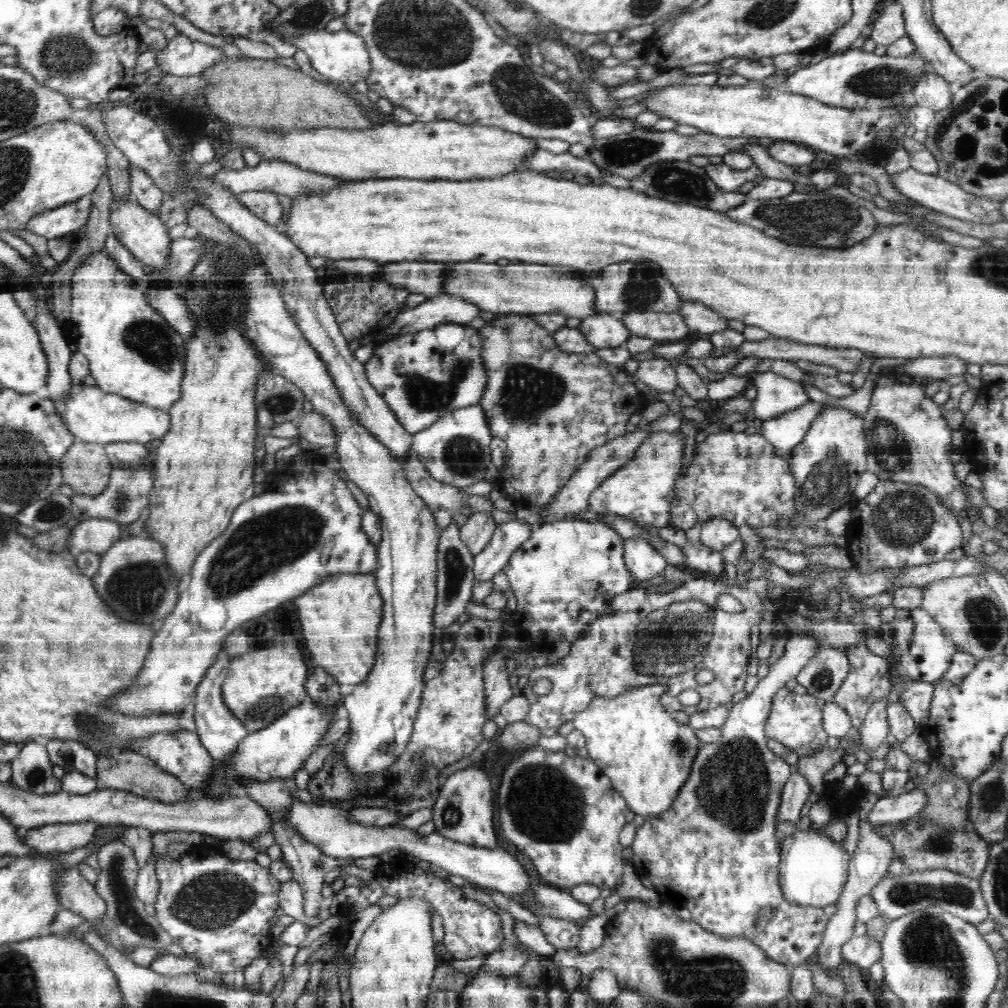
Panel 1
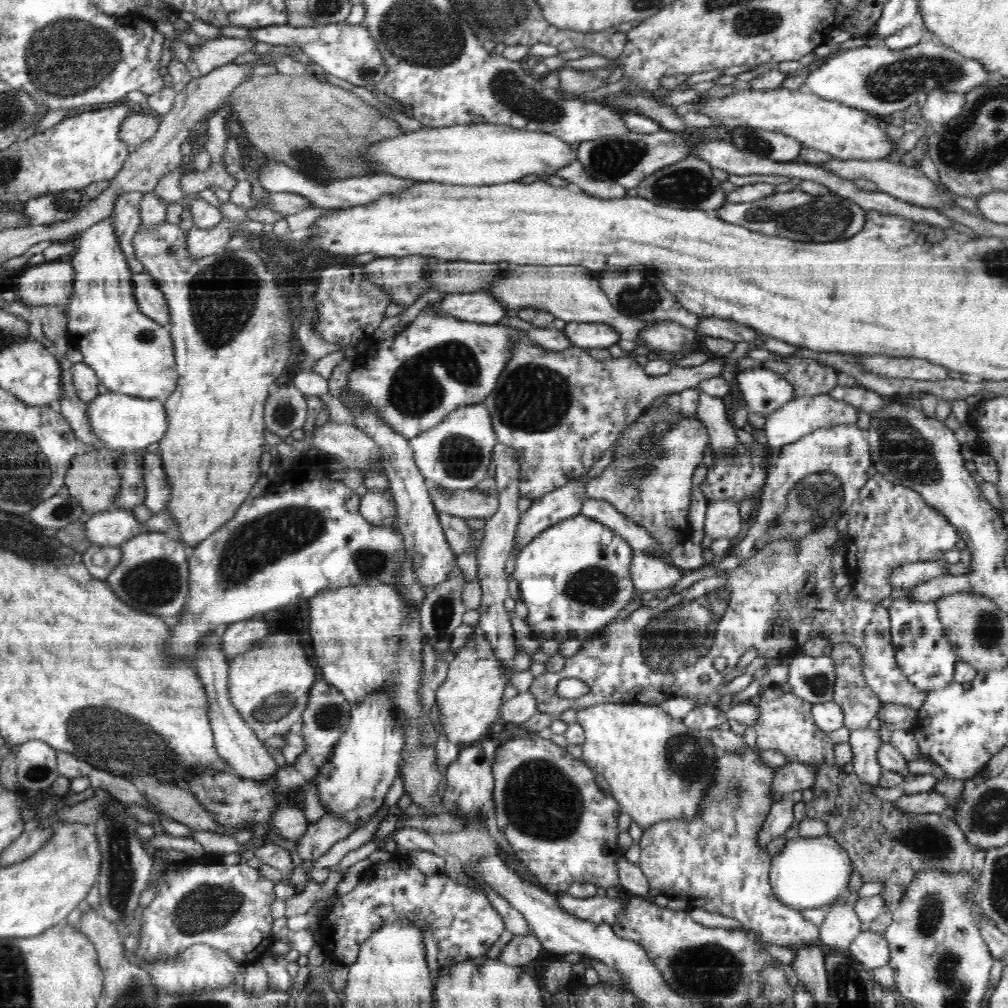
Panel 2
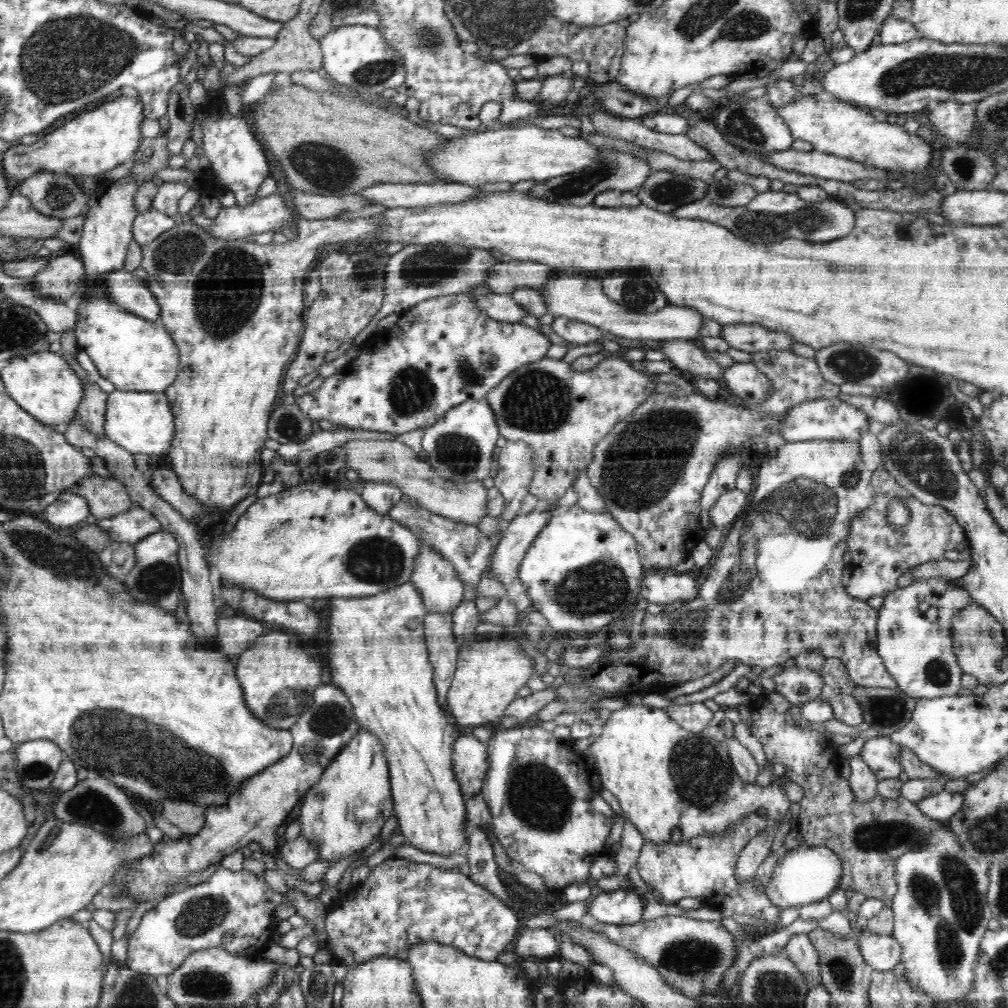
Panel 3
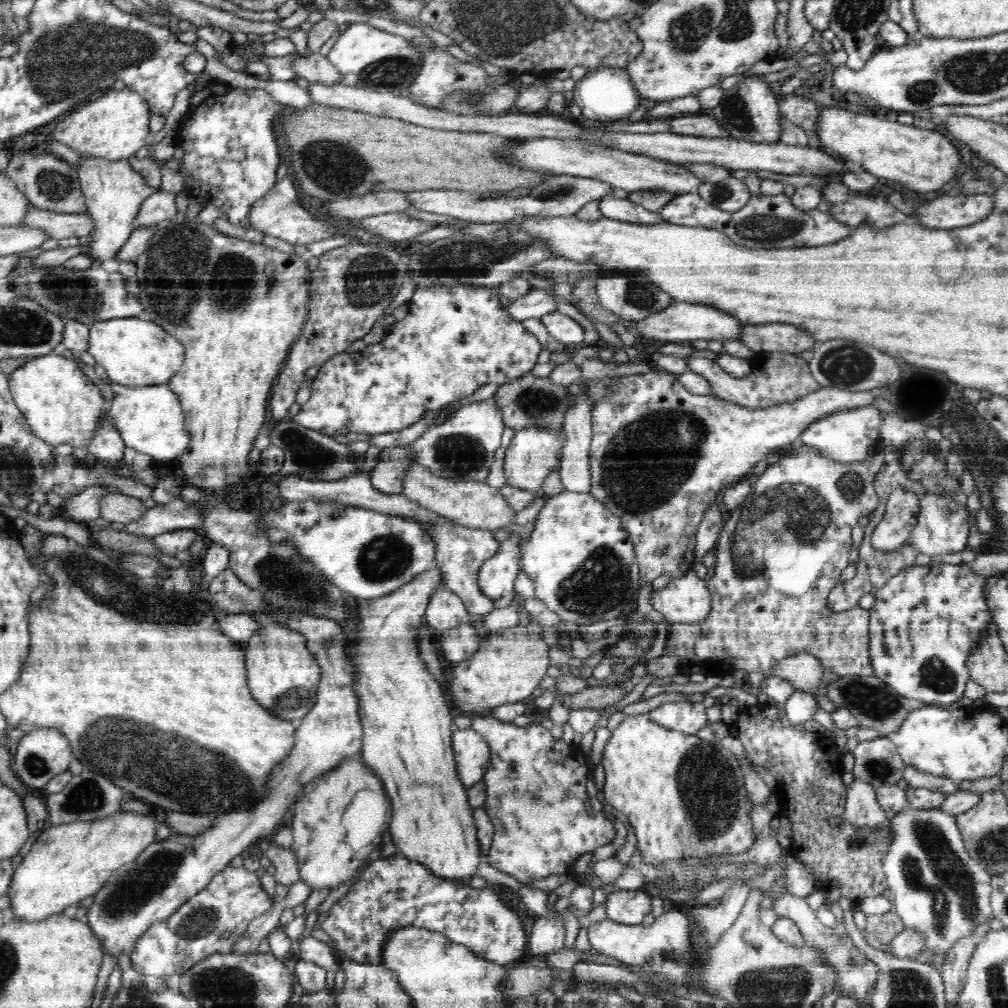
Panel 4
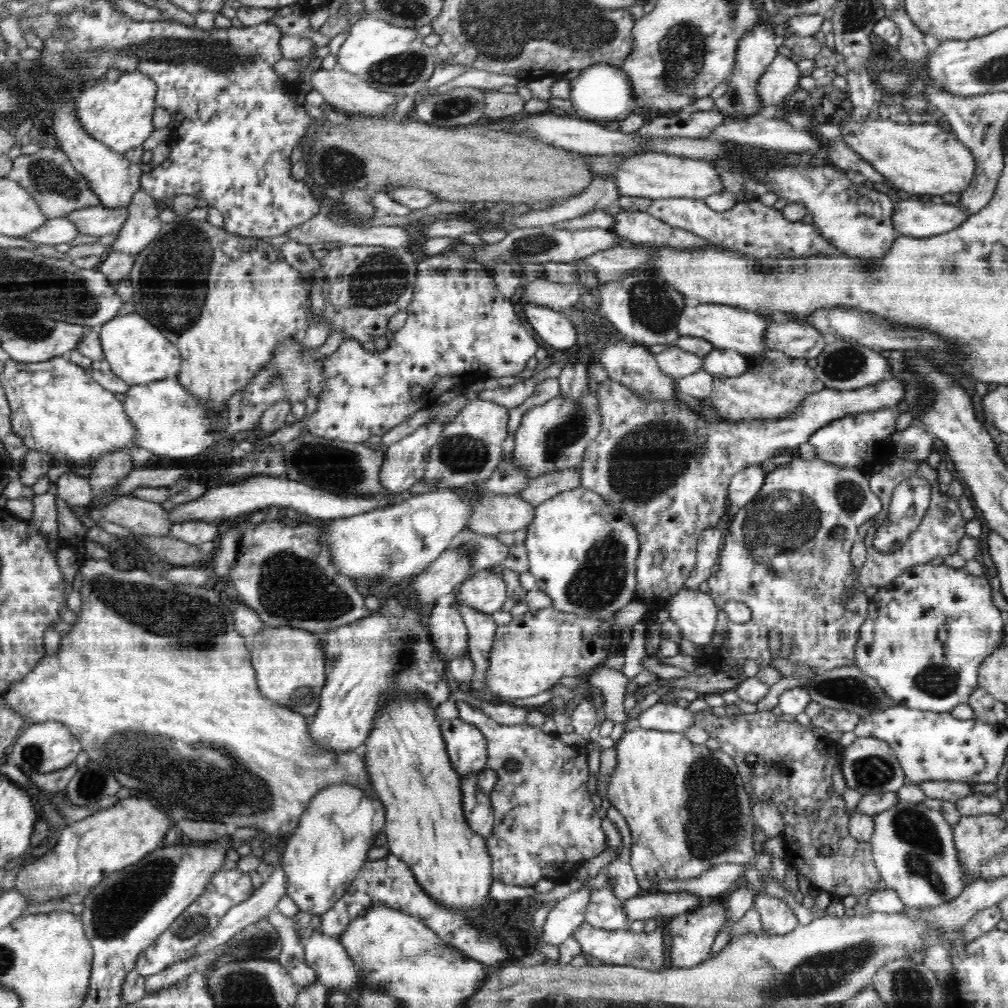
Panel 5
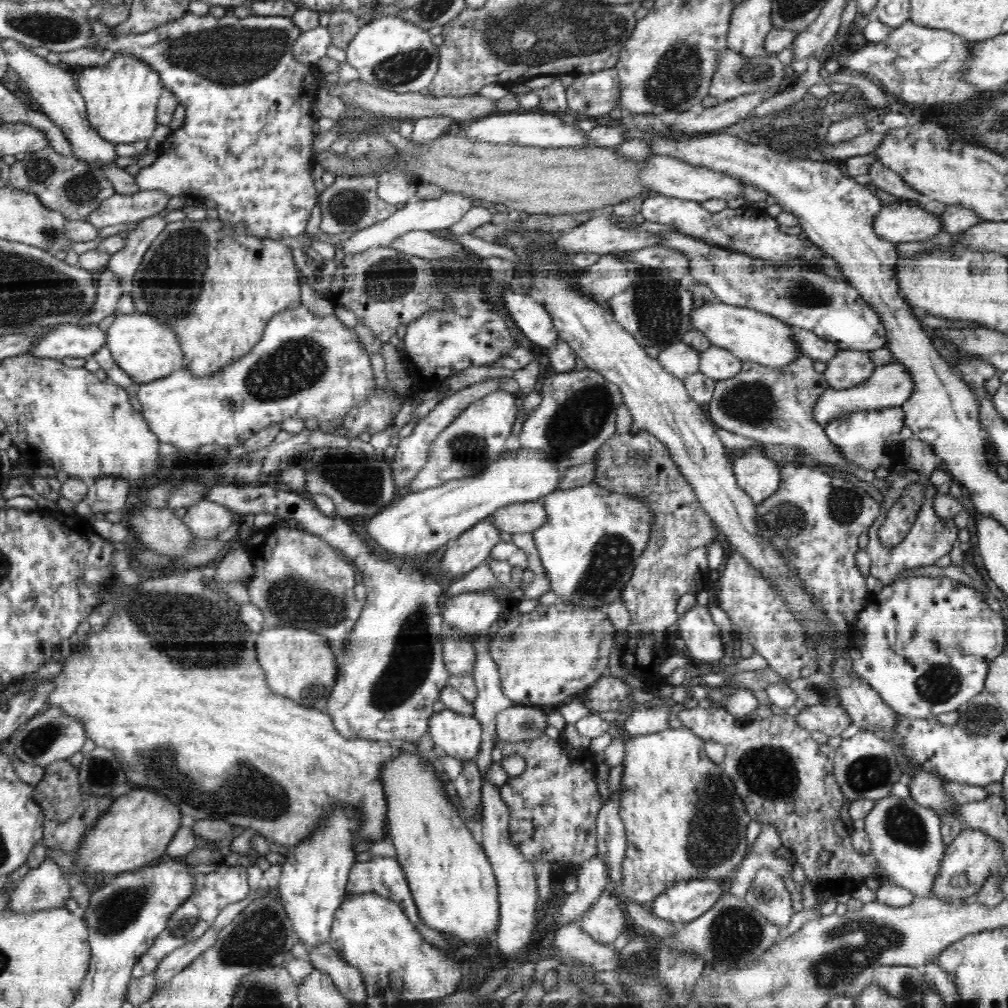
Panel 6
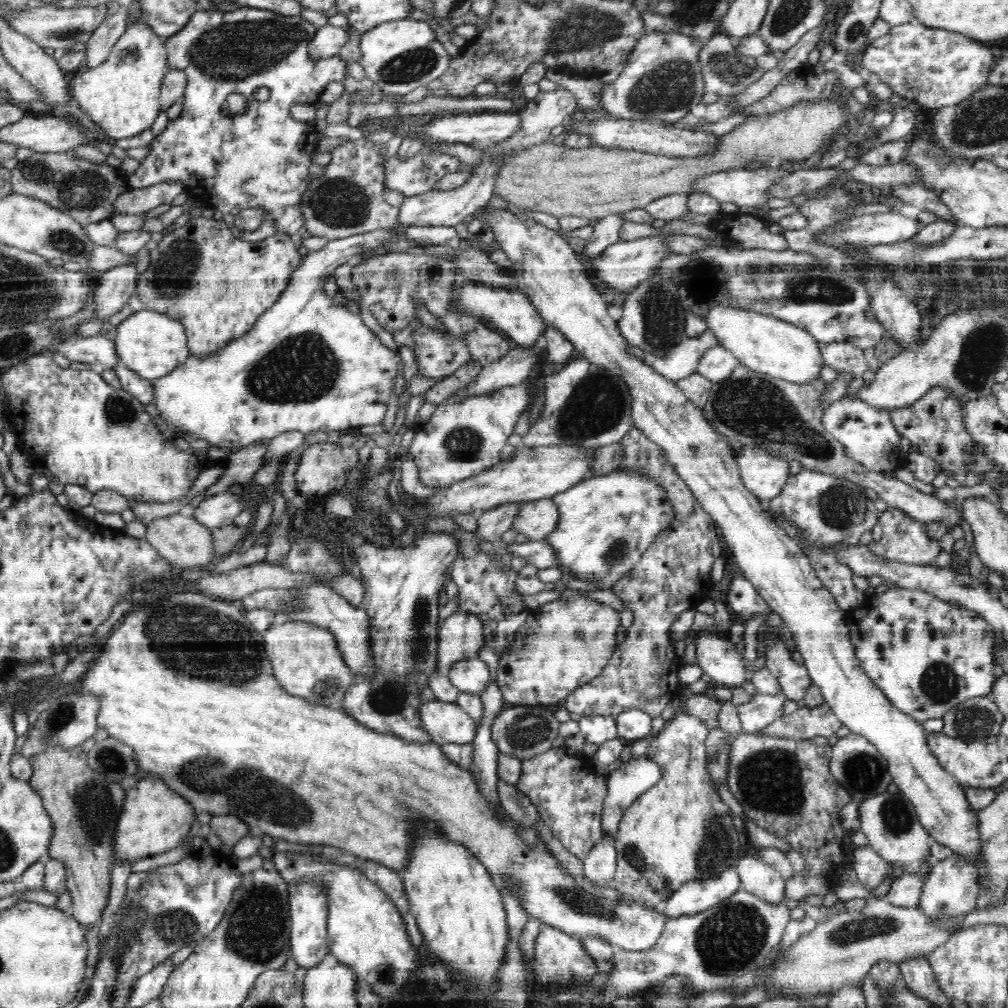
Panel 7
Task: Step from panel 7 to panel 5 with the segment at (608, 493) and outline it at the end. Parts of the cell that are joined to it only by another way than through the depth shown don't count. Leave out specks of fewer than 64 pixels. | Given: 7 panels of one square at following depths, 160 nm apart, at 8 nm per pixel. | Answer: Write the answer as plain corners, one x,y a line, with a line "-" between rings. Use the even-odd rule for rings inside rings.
580,486
538,504
534,520
527,526
524,543
528,549
529,572
536,577
538,589
548,594
553,607
563,613
605,620
635,600
640,550
638,531
628,515
613,508
600,494

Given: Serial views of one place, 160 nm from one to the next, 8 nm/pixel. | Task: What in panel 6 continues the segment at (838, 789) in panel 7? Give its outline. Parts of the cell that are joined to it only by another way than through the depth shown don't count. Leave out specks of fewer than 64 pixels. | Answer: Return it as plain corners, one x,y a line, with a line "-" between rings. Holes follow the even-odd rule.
693,702
683,708
677,718
700,738
715,740
726,747
722,765
743,800
747,813
754,822
770,824
778,831
782,846
793,852
794,862
804,869
806,878
814,888
822,893
830,892
835,897
851,893
859,884
864,884
866,877
875,876
874,868
878,865
876,857
854,850
851,836
840,817
846,798
833,773
835,749
827,743
818,744
812,738
811,731
797,726
795,716
773,715
756,722
738,721
724,707
714,708
709,704
-
820,850
832,852
828,862
818,859

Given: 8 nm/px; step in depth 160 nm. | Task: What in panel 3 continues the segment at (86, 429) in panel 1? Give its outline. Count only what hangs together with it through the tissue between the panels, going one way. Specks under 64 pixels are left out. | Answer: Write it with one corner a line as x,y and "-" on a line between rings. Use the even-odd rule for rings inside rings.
114,389
108,394
105,407
105,432
110,441
119,444
132,455
167,454
175,436
175,421
166,393

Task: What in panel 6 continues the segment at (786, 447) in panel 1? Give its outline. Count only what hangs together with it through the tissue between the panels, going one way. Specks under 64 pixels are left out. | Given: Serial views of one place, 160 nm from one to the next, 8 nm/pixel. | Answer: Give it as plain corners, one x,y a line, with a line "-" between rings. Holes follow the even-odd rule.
901,407
871,409
848,413
826,424
827,438
841,451
846,461
853,462
863,470
878,470
880,460
888,458
888,448
892,442
898,442
900,431
904,428
904,411

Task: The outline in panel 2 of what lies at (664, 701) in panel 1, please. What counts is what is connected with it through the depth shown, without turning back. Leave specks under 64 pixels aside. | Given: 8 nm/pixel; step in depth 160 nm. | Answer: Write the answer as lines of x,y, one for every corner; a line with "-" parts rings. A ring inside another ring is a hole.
846,424
831,426
830,429
824,428
816,430
807,436
804,436
797,442
787,444
779,451
776,451
775,457
770,463
768,468
768,478
766,479
766,486
764,486
764,492
762,492
762,498
760,498
760,508
758,512
750,516
750,520
745,525
745,530
742,535
735,540
735,543
730,549
730,555
735,556
740,561
740,566
736,566
734,570
726,572
723,577
711,577
702,578
698,580
692,586
682,590
671,597
667,597
665,601
654,607
648,607
646,604
640,606
638,609
629,614
625,619
621,621
611,621
604,626
605,629
600,628
595,632
595,637
584,641
583,647
575,654
565,660
563,668
559,672
544,673
543,675
534,676
534,682
530,686
529,690
532,691
538,704
538,711
542,713
548,713
552,720
560,719
562,712
574,709
579,711
580,709
586,709
596,704
607,703
627,703
627,704
645,704
655,705
662,703
669,698
693,698
697,702
697,706
715,706
721,700
718,696
721,688
724,688
724,678
726,674
732,672
738,664
741,656
744,656
745,652
748,652
750,648
756,648
758,657
766,656
766,658
782,658
787,655
794,646
801,646
806,644
806,640
810,640
812,636
823,636
831,644
850,643
854,648
858,649
859,657
861,658
861,665
864,668
864,680
867,687
874,691
874,694
880,697
880,701
884,704
900,704
901,706
908,706
911,710
918,711
922,708
922,704
926,701
928,694
927,689
916,688
907,678
906,675
898,668
895,659
895,650
892,646
891,628
889,610
882,607
880,604
872,604
868,601
860,599
855,596
852,590
849,595
844,599
838,599
836,594
839,590
834,589
832,580
834,580
834,570
832,570
833,560
833,548
838,542
838,535
836,529
836,522
840,520
845,512
847,512
860,495
860,490
867,484
869,479
867,470
872,465
868,433
860,430
858,425
-
603,629
603,630
602,630
-
602,637
602,638
601,638
-
601,638
601,639
600,639
-
600,639
600,640
599,640
-
716,658
724,658
726,660
726,666
724,670
717,670
714,666
714,660
-
700,676
709,676
709,680
706,682
700,681
-
564,678
579,678
590,688
590,691
579,698
568,699
562,698
556,693
556,686
560,680

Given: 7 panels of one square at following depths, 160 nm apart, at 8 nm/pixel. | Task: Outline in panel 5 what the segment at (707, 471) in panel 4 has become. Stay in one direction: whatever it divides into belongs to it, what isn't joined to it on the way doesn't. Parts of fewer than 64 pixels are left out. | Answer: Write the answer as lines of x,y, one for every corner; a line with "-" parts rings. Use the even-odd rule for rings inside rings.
887,375
882,381
876,384
871,384
867,387
862,387
856,390
834,390
828,387
824,387
820,392
812,393
806,396
802,402
800,402
798,408
786,416
780,416
780,419
764,420
764,421
741,421
740,423
728,423
728,421
722,421
719,414
715,411
715,408
711,406
707,401
702,402
703,411
700,415
696,415
690,410
688,405
684,405
677,397
670,402
656,402
655,400
649,400
643,396
638,396
635,392
632,392
630,388
626,388
623,384
616,382
615,380
602,381
596,386
596,395
598,395
598,401
600,401
600,415
602,415
602,427
599,436
588,446
586,450
583,464
581,465
581,486
600,494
600,497
606,500
613,508
624,512
628,515
628,519
632,521
634,529
638,531
638,539
640,539
639,556
637,557
637,587
635,592
635,600
643,602
647,606
647,614
656,614
657,616
665,616
668,611
668,602
672,600
672,596
676,596
676,592
680,592
682,588
685,588
685,582
691,576
691,573
696,567
697,560
697,542
700,534
708,528
715,528
718,524
718,520
728,512
725,508
728,502
728,490
732,479
732,476
744,471
750,466
756,464
762,464
767,459
771,458
781,448
794,449
799,444
808,443
810,436
817,432
820,428
823,428
825,424
832,423
840,418
855,413
862,413
868,411
875,411
886,407
896,407
900,404
900,400
904,398
904,384
898,378
893,378

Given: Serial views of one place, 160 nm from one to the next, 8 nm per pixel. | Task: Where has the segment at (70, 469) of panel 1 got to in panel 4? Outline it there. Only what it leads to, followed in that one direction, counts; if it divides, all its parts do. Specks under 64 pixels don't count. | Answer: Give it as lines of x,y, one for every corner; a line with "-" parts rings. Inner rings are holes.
109,493
104,496
98,508
100,518
110,523
122,522
125,525
140,520
149,509
142,501
119,493

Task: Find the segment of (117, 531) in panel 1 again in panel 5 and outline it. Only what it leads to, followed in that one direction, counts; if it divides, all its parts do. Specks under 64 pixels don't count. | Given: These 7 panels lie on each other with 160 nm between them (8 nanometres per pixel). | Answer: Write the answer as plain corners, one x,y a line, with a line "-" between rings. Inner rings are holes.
260,475
248,478
245,484
209,485
207,494
202,496
202,499
198,498
198,500
183,503
174,510
168,511
168,519
172,521
172,524
181,520
218,521
221,518
233,518
240,514
273,506
278,508
291,507
313,518
344,518
374,509
386,508
394,502
402,502
407,496
408,492
406,491
404,493
390,493
383,488
383,492
376,497
342,497
342,495
336,495
326,489
318,489
296,480
290,480
287,476

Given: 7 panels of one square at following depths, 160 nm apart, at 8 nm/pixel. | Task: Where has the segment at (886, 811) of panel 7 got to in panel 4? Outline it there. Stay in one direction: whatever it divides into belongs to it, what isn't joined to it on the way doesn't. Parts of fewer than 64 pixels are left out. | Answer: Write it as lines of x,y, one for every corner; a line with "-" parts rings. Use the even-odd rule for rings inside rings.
908,806
891,815
889,828
893,832
892,840
883,858
882,868
892,892
893,911
900,916
905,930
915,930
925,937
922,951
934,951
945,958
956,942
964,940
970,932
976,932
978,924
994,918
991,908
992,875
968,854
955,817
940,809
922,810

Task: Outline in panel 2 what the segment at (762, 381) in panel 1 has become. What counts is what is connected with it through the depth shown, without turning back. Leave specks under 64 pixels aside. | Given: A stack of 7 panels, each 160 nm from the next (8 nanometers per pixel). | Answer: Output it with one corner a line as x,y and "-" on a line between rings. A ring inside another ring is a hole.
742,369
735,380
736,388
742,393
747,410
763,416
770,415
794,399
792,384
770,369

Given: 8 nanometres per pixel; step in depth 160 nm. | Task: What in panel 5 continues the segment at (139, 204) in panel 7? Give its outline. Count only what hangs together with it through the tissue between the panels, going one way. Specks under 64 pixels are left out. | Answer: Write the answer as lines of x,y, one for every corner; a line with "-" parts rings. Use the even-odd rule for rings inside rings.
100,204
75,210
64,217
72,221
73,226
82,235
102,237
120,233
127,222
128,209
126,207
106,208

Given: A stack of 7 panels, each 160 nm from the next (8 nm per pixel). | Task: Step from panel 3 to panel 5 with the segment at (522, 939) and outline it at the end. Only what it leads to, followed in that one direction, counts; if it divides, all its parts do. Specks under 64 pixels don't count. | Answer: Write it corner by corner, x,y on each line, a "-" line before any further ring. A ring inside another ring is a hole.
581,887
554,904
548,919
543,923
543,942
560,946
564,940
585,923
585,913
590,904
592,888

